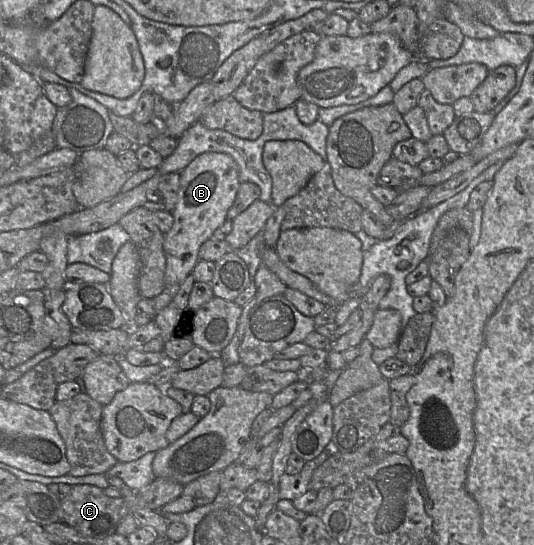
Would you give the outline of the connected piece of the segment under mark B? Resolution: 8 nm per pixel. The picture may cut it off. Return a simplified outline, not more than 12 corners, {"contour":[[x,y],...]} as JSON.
{"contour":[[226,153],[180,172],[164,235],[173,294],[225,223],[240,184]]}

